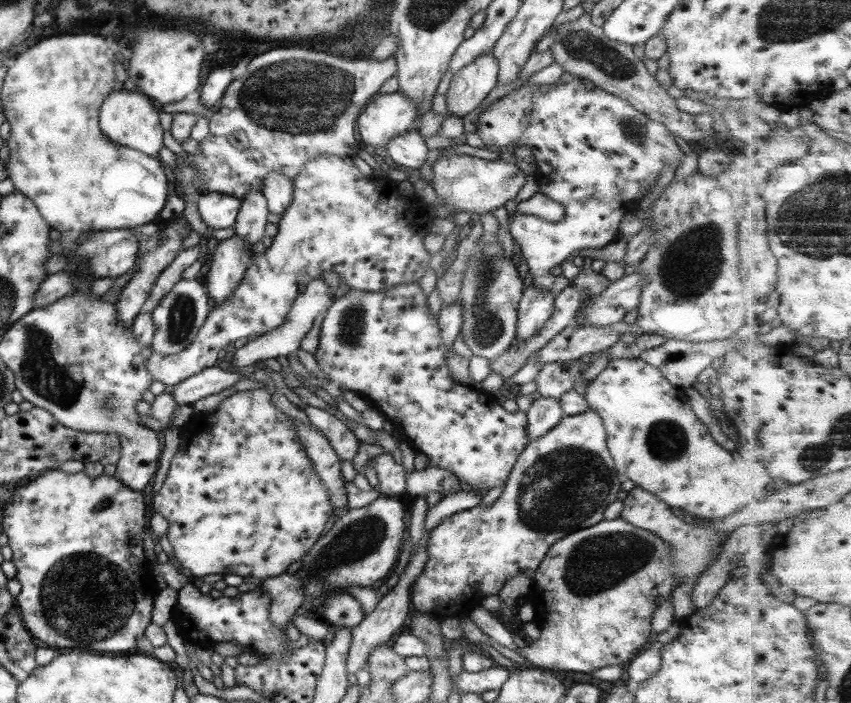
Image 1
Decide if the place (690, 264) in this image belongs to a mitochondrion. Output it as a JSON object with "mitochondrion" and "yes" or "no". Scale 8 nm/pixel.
{"mitochondrion":"yes"}

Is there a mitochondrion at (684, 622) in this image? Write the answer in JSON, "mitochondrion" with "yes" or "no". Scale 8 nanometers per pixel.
{"mitochondrion":"no"}

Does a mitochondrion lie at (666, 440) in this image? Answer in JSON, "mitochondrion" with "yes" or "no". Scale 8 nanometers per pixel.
{"mitochondrion":"yes"}

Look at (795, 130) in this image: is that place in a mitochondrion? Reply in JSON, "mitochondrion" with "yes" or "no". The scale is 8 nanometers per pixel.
{"mitochondrion":"no"}

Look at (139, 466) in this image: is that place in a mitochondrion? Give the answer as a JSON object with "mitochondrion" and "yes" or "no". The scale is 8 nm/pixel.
{"mitochondrion":"no"}

